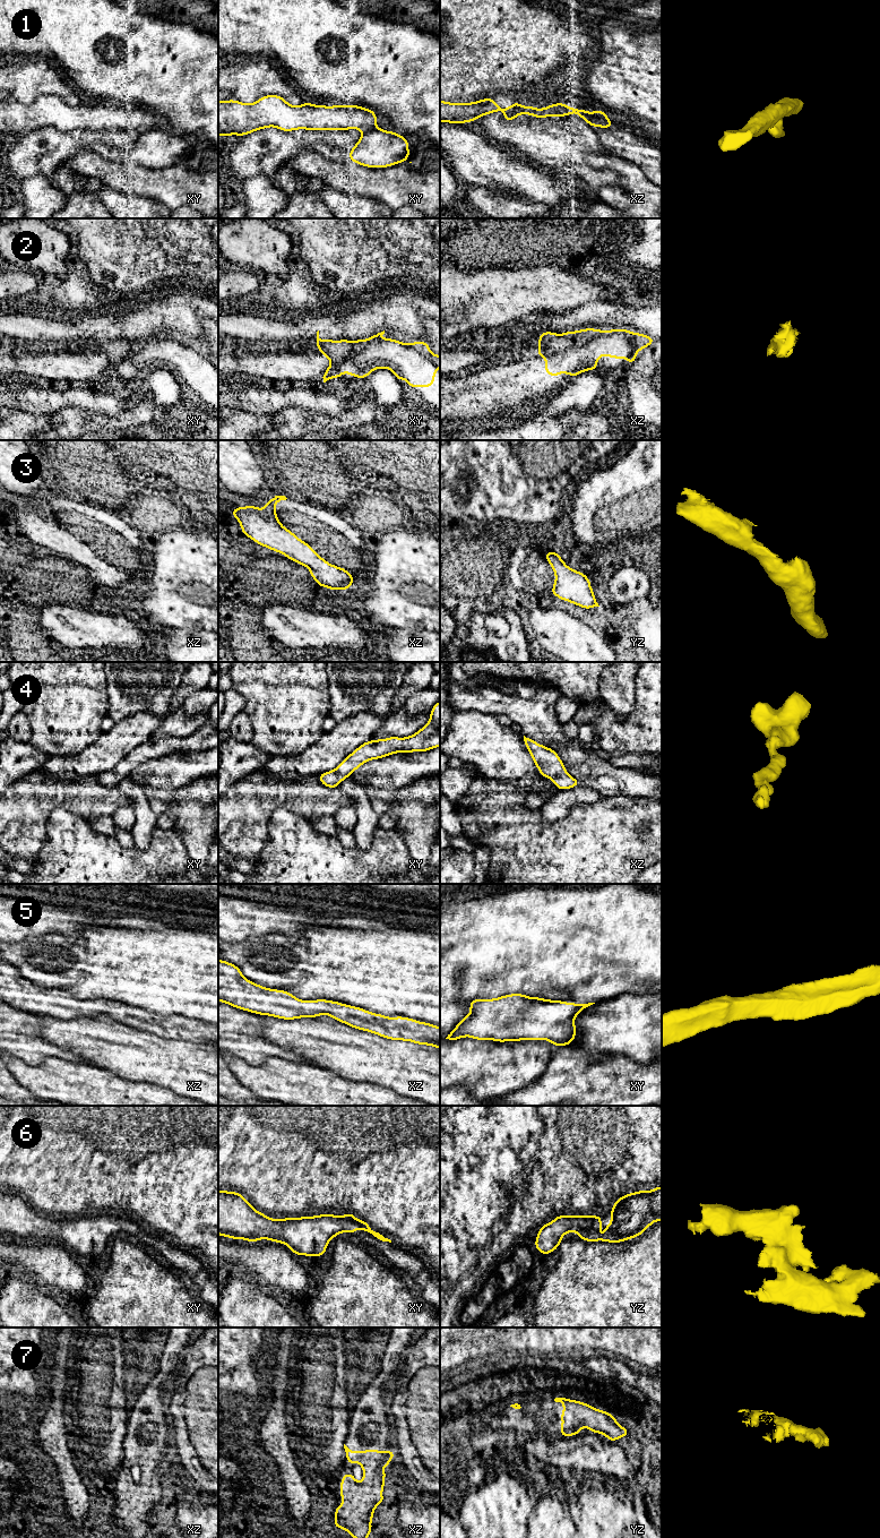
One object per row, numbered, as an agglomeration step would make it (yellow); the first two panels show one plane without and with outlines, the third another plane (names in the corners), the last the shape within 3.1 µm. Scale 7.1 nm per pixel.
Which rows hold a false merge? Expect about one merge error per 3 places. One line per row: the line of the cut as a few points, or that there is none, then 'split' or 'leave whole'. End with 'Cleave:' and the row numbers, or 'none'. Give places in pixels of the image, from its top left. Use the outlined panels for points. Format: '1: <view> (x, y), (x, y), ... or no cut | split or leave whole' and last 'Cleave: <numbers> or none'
1: xy (376, 127), (363, 132) | split
2: no cut | leave whole
3: no cut | leave whole
4: no cut | leave whole
5: no cut | leave whole
6: no cut | leave whole
7: no cut | leave whole
Cleave: 1

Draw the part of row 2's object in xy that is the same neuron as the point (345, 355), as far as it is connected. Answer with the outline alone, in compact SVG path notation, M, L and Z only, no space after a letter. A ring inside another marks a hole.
M385 330L372 337L357 341L348 340L320 340L317 332L317 350L330 360L330 366L325 370L323 383L331 378L340 378L343 372L355 378L365 379L376 369L389 369L399 381L405 379L408 387L434 386L434 376L440 368L440 355L432 354L428 343L423 341L402 343L392 338L381 338Z

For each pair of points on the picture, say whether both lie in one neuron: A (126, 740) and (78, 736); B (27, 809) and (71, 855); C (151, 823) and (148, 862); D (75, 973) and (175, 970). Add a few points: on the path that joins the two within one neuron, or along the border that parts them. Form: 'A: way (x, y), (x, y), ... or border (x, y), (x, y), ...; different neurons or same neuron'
A: border (101, 731), (93, 742), (76, 754); different neurons
B: border (61, 806), (51, 812), (46, 839), (37, 853); different neurons
C: border (157, 825), (151, 843), (145, 849), (135, 845); different neurons
D: way (100, 970), (151, 970); same neuron

